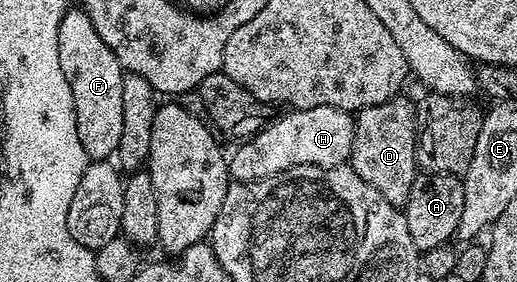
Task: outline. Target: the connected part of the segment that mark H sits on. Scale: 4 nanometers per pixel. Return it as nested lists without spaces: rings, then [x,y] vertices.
[[[317,106],[316,108],[301,108],[298,110],[291,110],[286,113],[288,116],[283,116],[272,119],[268,123],[267,127],[263,128],[256,136],[251,137],[250,140],[244,140],[238,145],[239,148],[235,153],[230,153],[229,156],[229,176],[232,181],[237,180],[264,180],[270,176],[276,176],[281,174],[285,170],[290,168],[296,168],[304,164],[305,166],[317,166],[318,168],[338,168],[346,165],[351,159],[351,151],[353,150],[353,138],[355,137],[355,116],[352,113],[341,110],[340,108],[334,108],[333,106]]]

